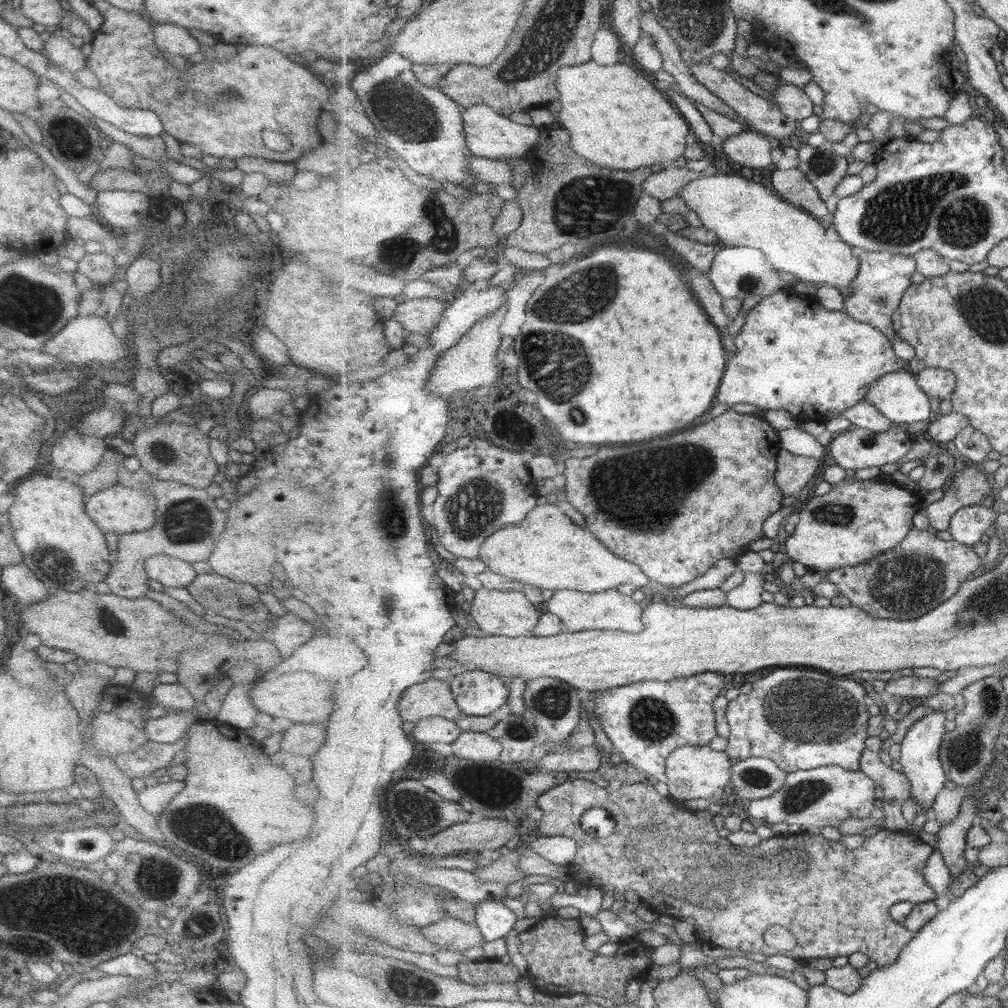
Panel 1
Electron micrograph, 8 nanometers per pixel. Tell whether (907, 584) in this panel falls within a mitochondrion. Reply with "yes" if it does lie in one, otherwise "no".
yes

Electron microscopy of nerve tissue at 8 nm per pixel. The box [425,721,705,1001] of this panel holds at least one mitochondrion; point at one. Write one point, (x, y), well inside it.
(639, 853)

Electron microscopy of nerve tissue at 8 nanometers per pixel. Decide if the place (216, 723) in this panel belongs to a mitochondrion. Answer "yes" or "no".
no

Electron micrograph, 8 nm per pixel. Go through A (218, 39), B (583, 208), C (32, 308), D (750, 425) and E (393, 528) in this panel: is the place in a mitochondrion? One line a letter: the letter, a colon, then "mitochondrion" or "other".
A: other
B: mitochondrion
C: mitochondrion
D: other
E: mitochondrion

